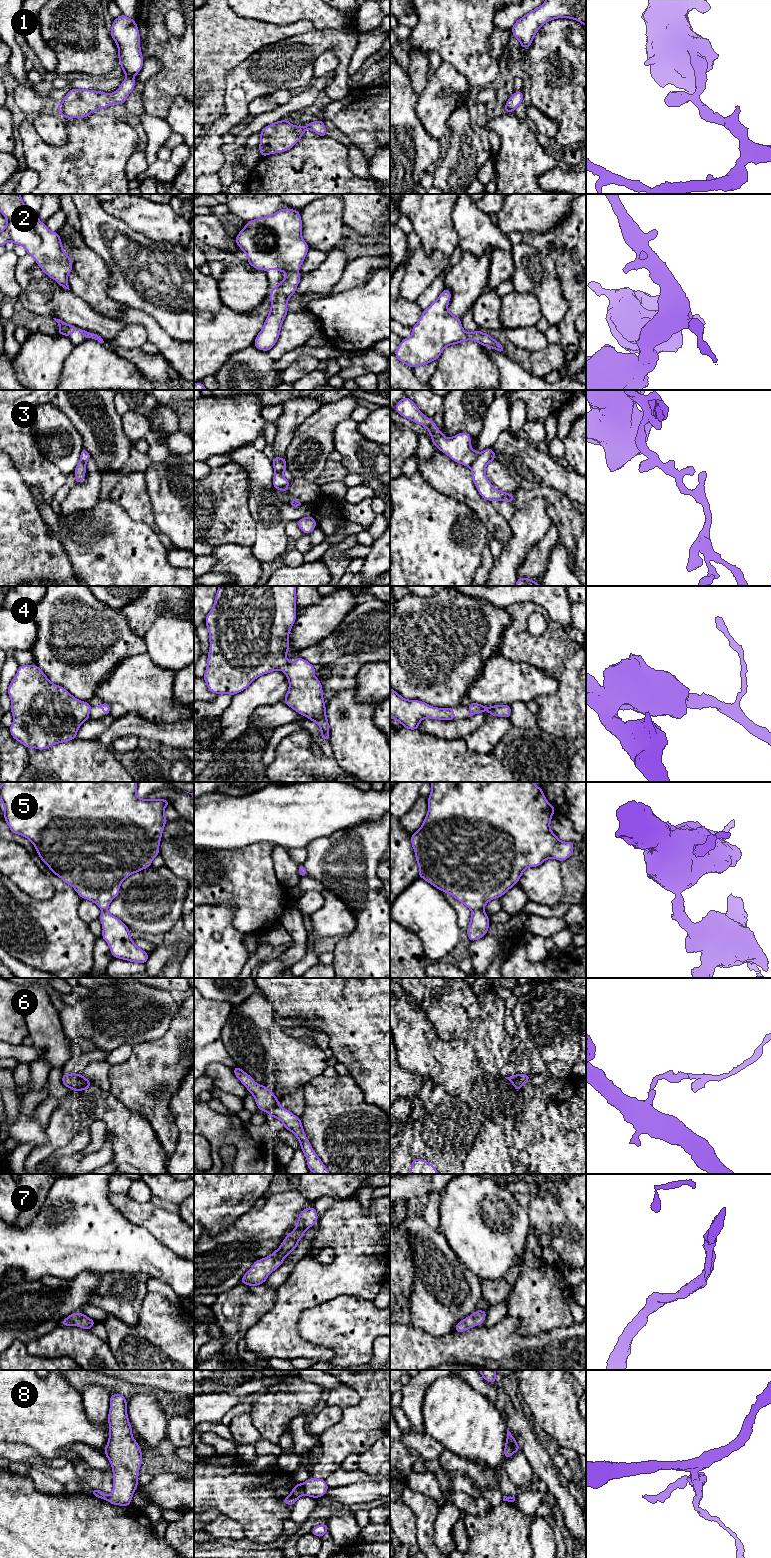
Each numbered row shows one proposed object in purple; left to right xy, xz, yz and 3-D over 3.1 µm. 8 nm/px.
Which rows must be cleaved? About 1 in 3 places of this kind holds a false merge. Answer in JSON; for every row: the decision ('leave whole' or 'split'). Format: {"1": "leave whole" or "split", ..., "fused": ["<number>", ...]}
{"1": "leave whole", "2": "leave whole", "3": "split", "4": "leave whole", "5": "leave whole", "6": "split", "7": "leave whole", "8": "split", "fused": ["3", "6", "8"]}

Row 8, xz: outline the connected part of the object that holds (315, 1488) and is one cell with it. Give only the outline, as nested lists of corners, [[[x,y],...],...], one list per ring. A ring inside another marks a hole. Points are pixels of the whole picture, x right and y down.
[[[309,1478],[303,1484],[304,1495],[312,1498],[319,1498],[325,1495],[329,1489],[324,1479]]]

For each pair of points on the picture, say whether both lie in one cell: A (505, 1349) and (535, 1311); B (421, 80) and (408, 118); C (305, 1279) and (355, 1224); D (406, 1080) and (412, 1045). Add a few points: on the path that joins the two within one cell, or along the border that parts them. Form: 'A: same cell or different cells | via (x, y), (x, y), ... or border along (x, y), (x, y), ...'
A: different cells | border along (506, 1316), (519, 1320), (522, 1334), (542, 1331)
B: different cells | border along (407, 73), (412, 89), (418, 96)
C: same cell | via (323, 1279), (355, 1247), (355, 1242)
D: different cells | border along (400, 1066), (406, 1071), (419, 1076), (424, 1081)

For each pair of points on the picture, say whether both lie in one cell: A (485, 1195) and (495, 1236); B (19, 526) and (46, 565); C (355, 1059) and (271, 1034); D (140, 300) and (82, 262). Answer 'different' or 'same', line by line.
A: same
B: same
C: different
D: different

